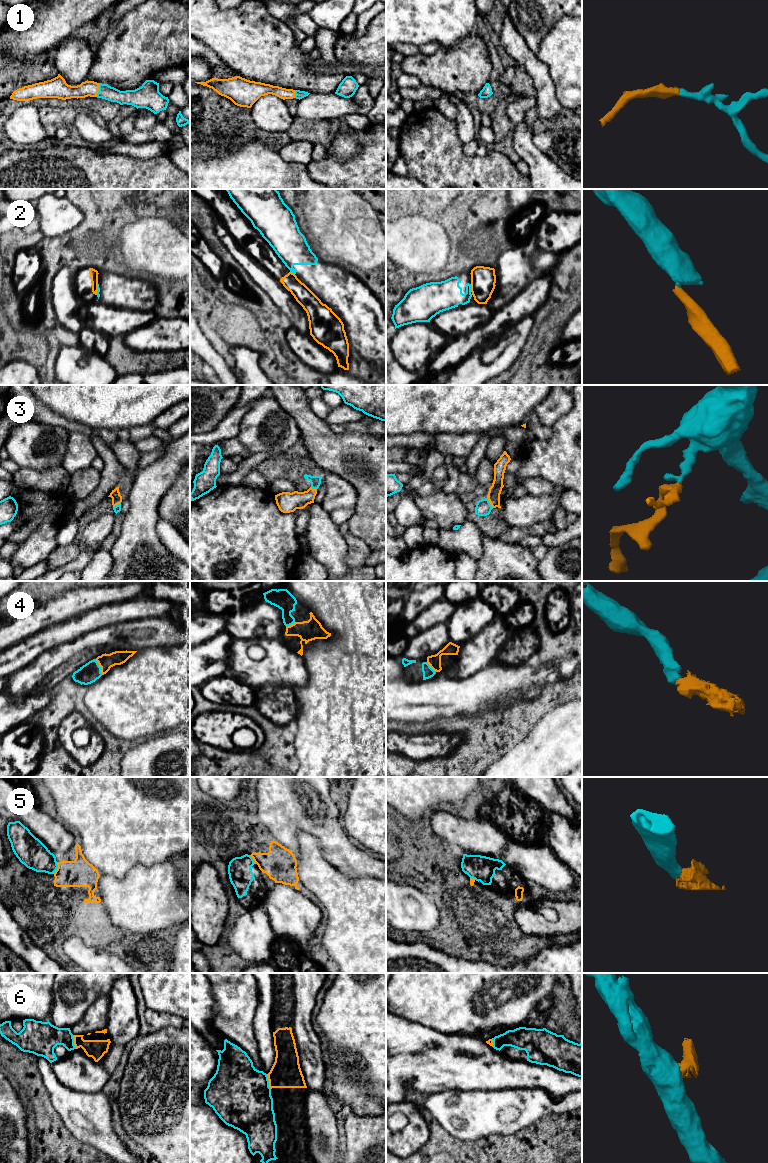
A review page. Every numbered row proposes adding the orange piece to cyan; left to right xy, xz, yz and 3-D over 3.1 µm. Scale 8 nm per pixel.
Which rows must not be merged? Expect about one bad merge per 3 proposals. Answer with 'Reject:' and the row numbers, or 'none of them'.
Reject: 2, 6

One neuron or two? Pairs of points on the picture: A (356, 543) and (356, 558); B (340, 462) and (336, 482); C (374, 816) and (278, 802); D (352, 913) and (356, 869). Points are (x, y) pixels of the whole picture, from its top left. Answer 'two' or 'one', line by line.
A: one
B: two
C: two
D: two

